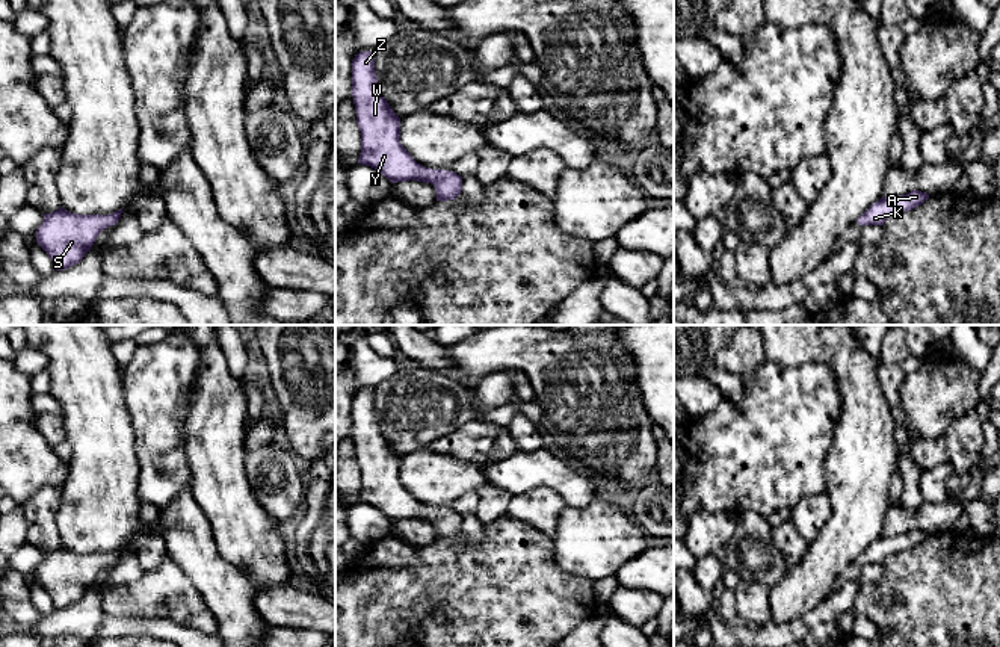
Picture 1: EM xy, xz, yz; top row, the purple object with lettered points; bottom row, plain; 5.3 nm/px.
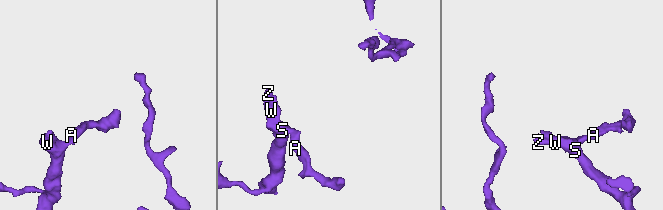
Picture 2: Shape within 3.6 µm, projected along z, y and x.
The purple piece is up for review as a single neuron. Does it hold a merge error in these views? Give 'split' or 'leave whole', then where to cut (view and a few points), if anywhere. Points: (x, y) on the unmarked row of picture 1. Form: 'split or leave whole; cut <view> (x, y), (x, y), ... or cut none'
leave whole; cut none

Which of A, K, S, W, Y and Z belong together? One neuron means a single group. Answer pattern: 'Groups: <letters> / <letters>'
Groups: A K S W Y Z

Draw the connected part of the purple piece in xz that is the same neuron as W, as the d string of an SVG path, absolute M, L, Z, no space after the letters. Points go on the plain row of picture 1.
M372 390L355 393L350 432L361 470L360 503L378 508L391 522L409 519L431 522L437 540L455 538L461 532L461 514L453 509L424 506L400 482L400 457L381 432Z

